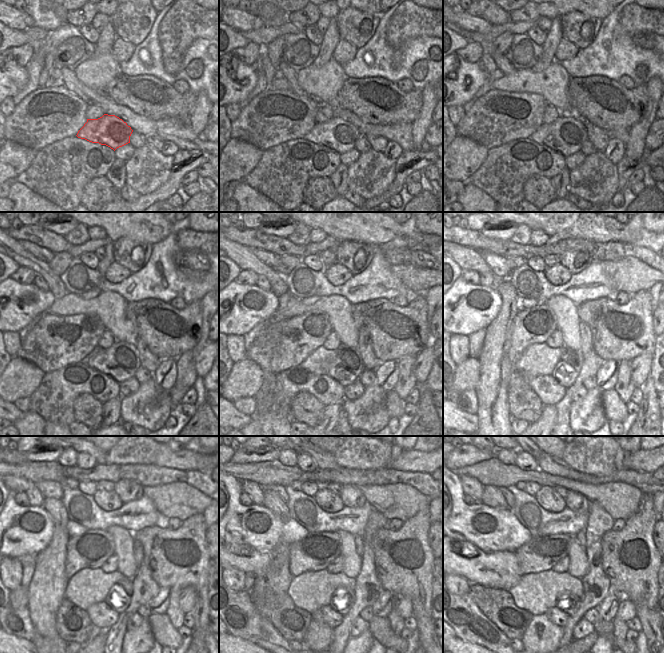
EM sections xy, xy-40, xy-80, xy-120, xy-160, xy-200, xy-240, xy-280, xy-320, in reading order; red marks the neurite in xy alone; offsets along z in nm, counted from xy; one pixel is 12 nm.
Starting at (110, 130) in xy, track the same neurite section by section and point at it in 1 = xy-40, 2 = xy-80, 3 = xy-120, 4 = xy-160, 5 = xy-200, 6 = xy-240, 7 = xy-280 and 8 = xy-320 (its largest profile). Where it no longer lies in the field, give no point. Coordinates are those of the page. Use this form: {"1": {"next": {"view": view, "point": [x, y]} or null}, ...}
{"1": {"next": {"view": "xy-40", "point": [338, 134]}}, "2": {"next": {"view": "xy-80", "point": [566, 134]}}, "3": {"next": {"view": "xy-120", "point": [121, 361]}}, "4": {"next": {"view": "xy-160", "point": [346, 367]}}, "5": {"next": {"view": "xy-200", "point": [566, 371]}}, "6": {"next": {"view": "xy-240", "point": [118, 598]}}, "7": {"next": {"view": "xy-280", "point": [340, 601]}}, "8": {"next": {"view": "xy-320", "point": [568, 607]}}}

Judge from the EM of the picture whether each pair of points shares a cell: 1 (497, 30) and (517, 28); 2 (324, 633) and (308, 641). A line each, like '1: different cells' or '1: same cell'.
1: same cell
2: same cell

